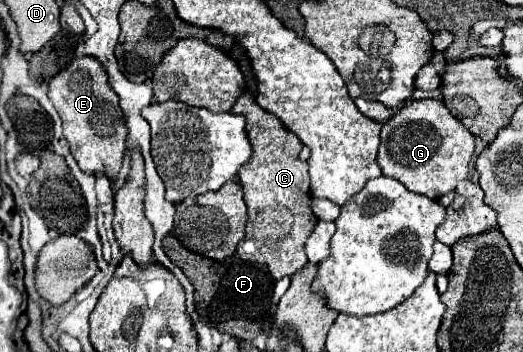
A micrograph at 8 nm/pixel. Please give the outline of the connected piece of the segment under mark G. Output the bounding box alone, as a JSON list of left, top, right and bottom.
[377,100,475,198]

